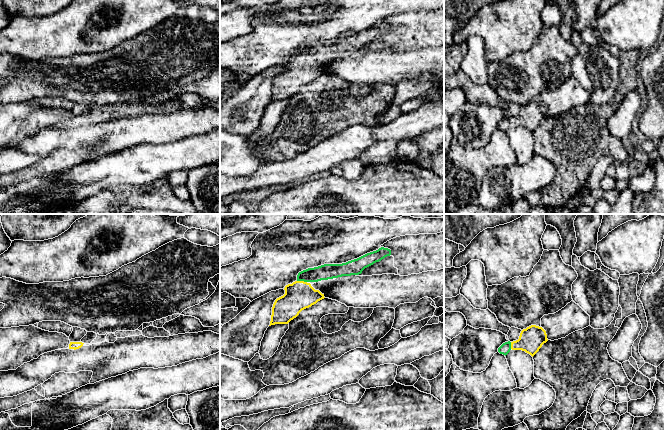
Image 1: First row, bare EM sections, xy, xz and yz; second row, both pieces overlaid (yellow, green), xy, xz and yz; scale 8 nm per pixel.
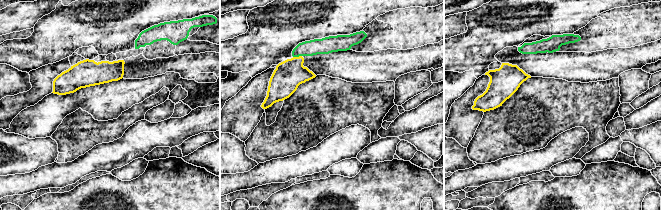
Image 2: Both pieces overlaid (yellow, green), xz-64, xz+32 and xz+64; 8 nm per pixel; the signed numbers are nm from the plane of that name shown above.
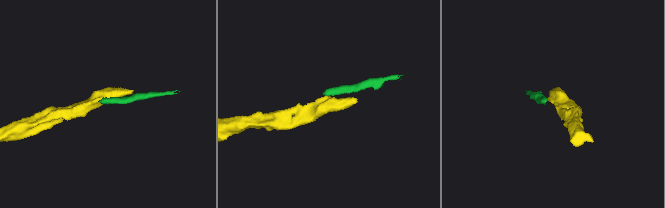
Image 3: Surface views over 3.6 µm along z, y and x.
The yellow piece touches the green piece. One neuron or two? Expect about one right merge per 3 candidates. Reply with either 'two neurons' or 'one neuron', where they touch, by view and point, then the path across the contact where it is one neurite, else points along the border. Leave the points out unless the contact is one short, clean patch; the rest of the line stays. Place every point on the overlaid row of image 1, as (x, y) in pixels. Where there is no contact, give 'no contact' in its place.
one neuron; meets yellow in xz at (302, 281); runs through xz (299, 295), (302, 281), (308, 275), (327, 271)

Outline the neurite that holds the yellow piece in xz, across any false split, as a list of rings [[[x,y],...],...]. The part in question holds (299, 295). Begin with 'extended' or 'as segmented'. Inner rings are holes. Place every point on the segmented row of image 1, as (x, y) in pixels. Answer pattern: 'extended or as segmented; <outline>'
extended; [[[381,247],[357,259],[342,264],[324,264],[298,273],[297,280],[285,286],[285,294],[277,298],[272,307],[270,325],[288,324],[299,313],[324,299],[324,294],[315,290],[311,282],[342,276],[359,275],[362,271],[391,255],[391,250]]]

